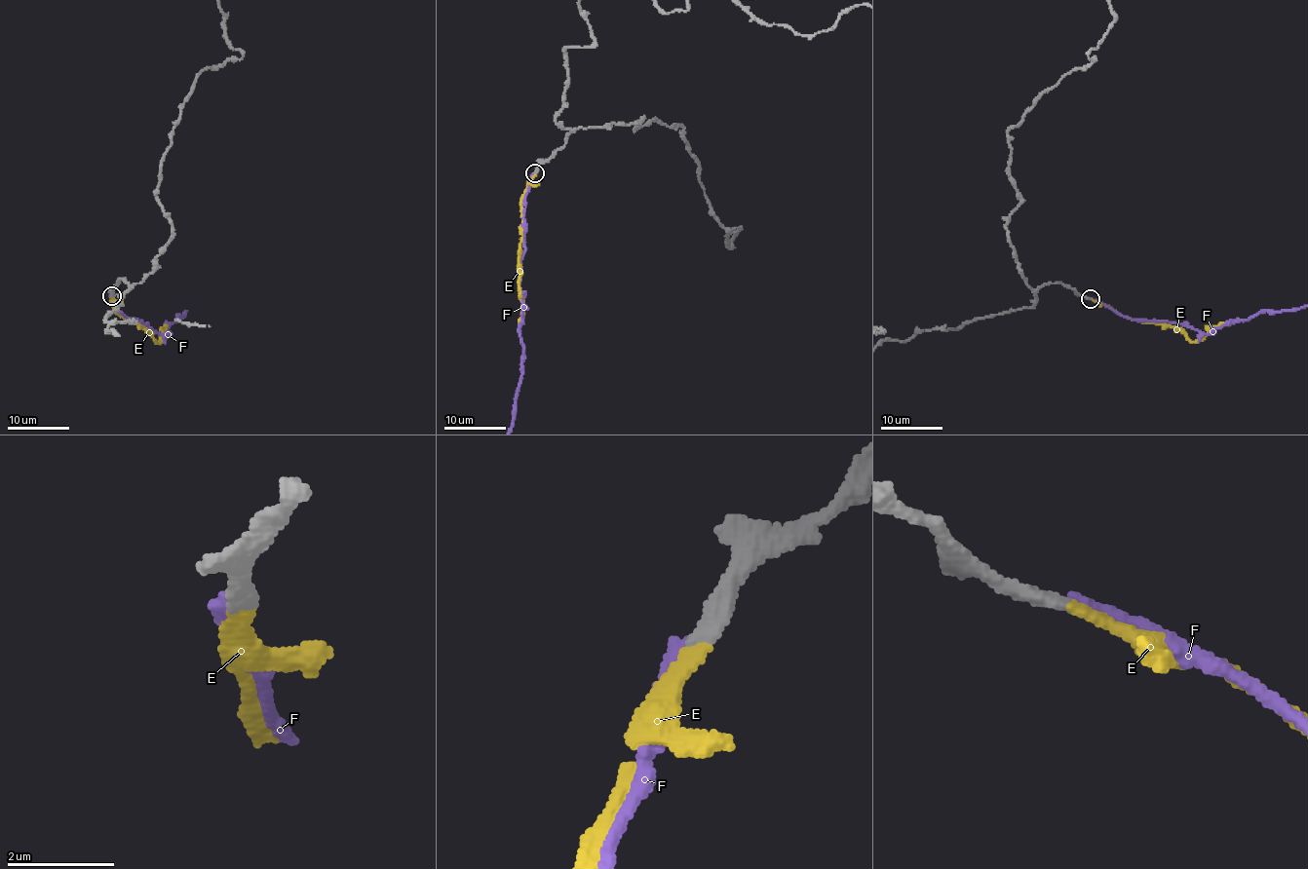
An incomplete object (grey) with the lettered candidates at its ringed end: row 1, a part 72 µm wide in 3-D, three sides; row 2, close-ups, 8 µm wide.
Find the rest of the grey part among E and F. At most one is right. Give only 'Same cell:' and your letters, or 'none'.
Same cell: E

